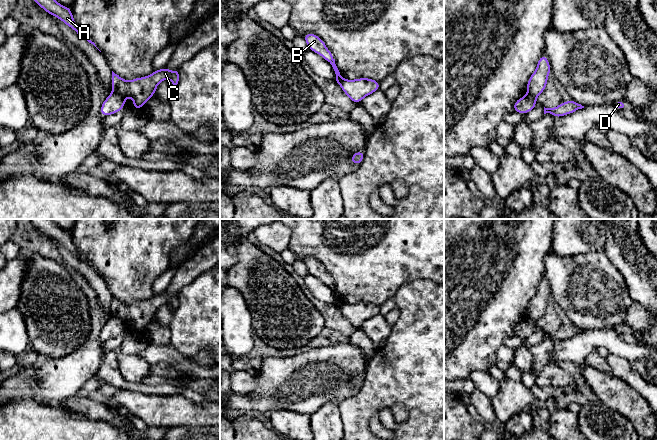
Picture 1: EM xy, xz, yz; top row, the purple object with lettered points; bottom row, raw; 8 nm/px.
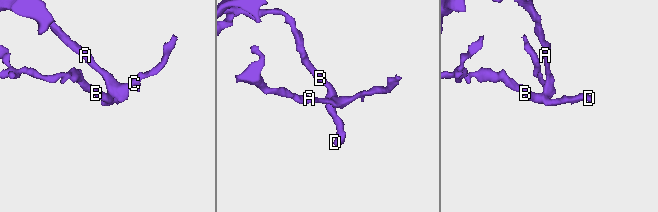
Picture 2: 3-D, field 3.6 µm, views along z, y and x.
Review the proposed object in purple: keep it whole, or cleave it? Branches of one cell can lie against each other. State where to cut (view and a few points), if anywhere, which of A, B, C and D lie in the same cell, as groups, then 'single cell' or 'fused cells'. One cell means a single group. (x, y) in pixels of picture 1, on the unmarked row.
cut in xy along (113, 314), (123, 323); A C / B D; fused cells

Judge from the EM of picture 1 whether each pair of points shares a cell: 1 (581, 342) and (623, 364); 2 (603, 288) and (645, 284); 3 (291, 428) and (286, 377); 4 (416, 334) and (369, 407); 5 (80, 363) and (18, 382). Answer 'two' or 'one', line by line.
1: two
2: two
3: two
4: one
5: one

